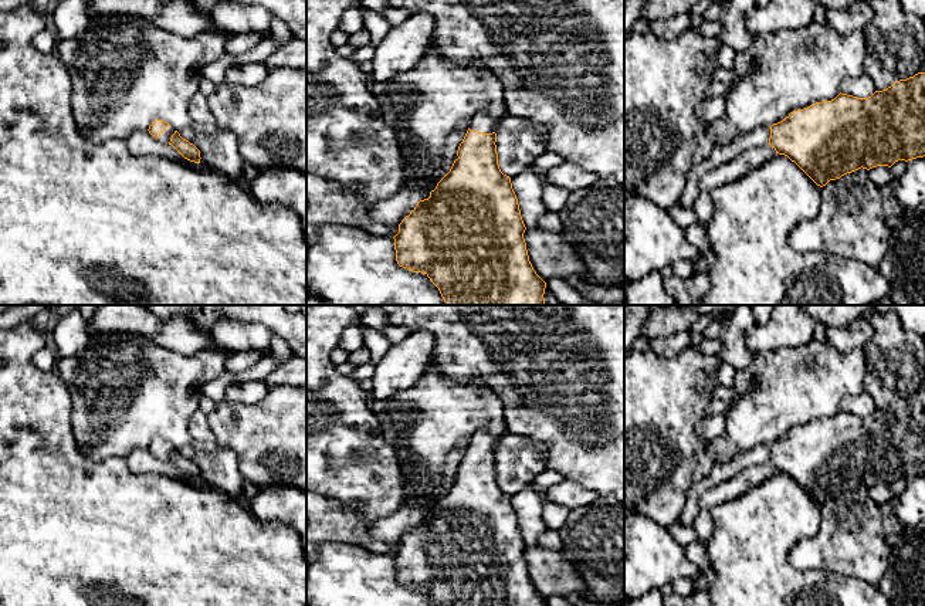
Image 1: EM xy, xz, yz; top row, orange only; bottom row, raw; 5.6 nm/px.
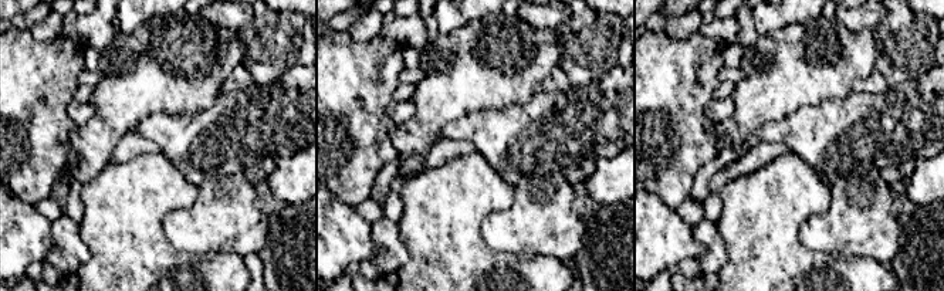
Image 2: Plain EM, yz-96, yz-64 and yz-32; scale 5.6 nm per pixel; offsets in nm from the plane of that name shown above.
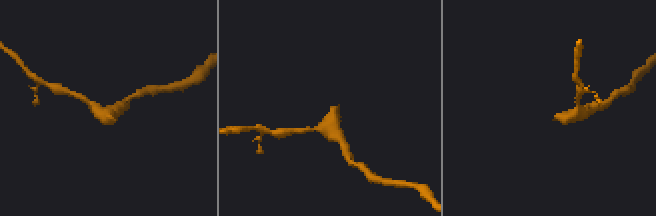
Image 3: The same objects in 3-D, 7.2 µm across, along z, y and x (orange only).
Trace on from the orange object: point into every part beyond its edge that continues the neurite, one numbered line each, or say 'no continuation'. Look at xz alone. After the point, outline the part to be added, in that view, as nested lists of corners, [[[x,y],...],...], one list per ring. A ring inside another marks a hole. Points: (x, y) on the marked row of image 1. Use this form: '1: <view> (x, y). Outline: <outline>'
1: xz (483, 122). Outline: [[[478,112],[471,123],[470,123],[470,129],[471,131],[478,131],[482,133],[492,133],[497,131],[497,125],[494,122],[494,119],[491,118],[489,112]]]

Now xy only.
1: xy (166, 135). Outline: [[[167,126],[166,131],[163,133],[160,133],[157,141],[160,141],[163,143],[169,143],[173,133],[175,133],[175,131],[170,126]]]

